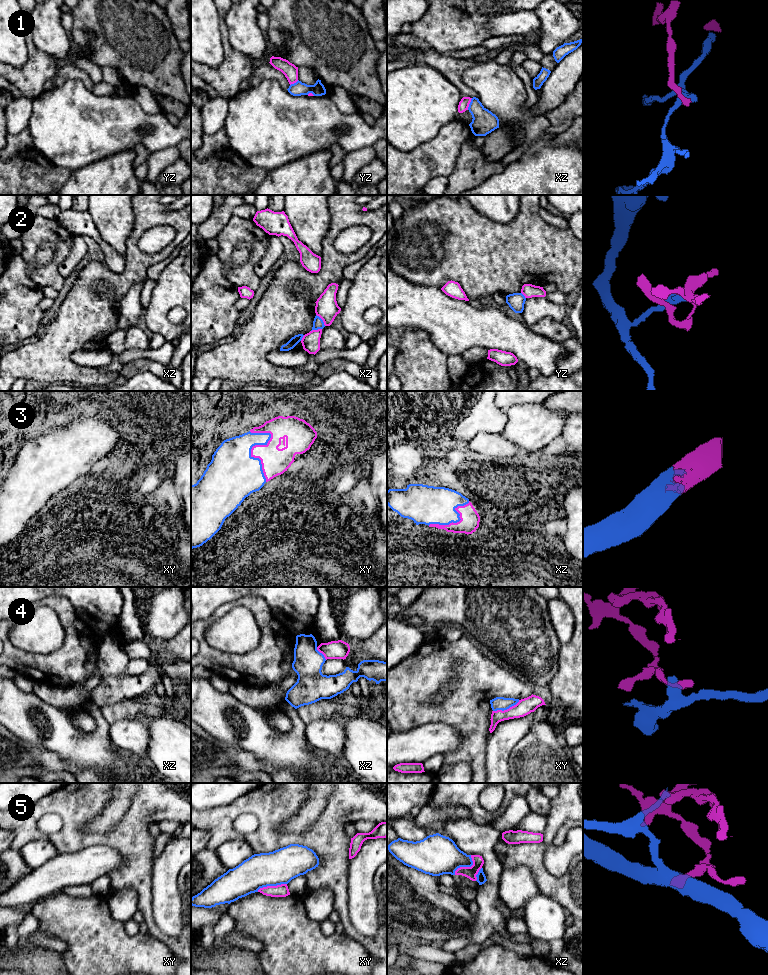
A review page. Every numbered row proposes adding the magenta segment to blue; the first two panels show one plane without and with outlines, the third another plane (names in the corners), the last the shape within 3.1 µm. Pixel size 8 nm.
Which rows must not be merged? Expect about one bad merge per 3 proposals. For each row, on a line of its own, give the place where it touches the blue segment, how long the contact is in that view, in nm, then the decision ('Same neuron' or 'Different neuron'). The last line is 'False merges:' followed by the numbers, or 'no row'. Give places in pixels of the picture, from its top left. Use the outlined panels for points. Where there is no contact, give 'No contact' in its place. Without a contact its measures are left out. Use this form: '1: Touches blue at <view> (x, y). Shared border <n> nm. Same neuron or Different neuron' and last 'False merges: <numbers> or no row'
1: Touches blue at xz (469, 104). Shared border 100 nm. Different neuron
2: Touches blue at xz (322, 320). Shared border 120 nm. Different neuron
3: Touches blue at xy (255, 444). Shared border 440 nm. Same neuron
4: Touches blue at xy (506, 709). Shared border 240 nm. Different neuron
5: Touches blue at xz (466, 866). Shared border 220 nm. Different neuron
False merges: 1, 2, 4, 5

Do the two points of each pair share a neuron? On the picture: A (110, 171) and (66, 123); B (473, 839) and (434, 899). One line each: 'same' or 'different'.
A: different
B: different

